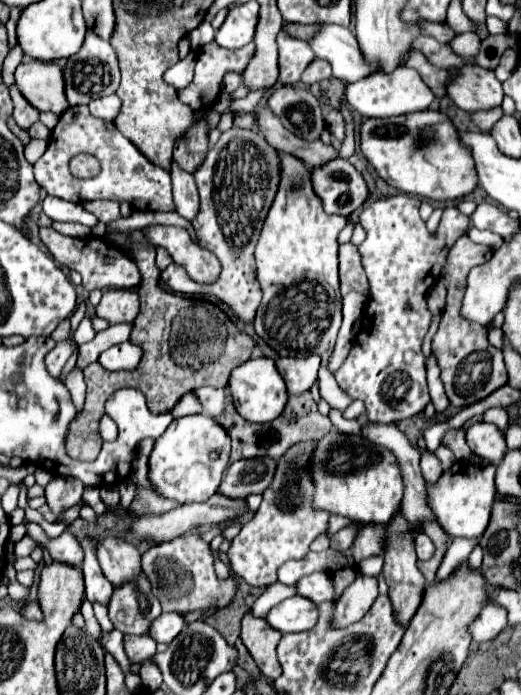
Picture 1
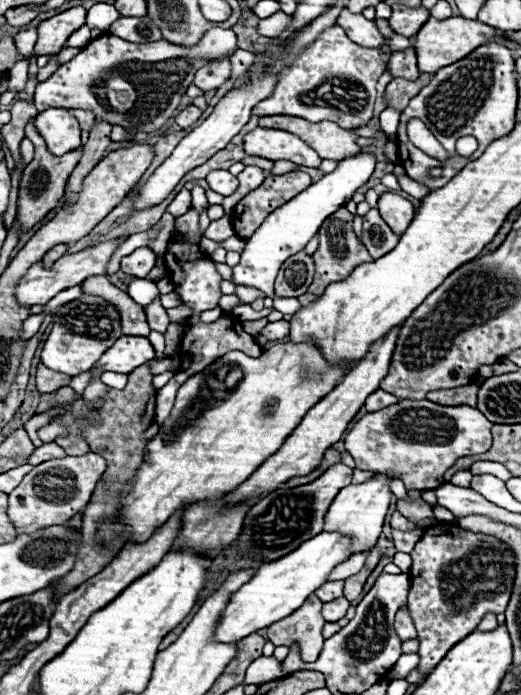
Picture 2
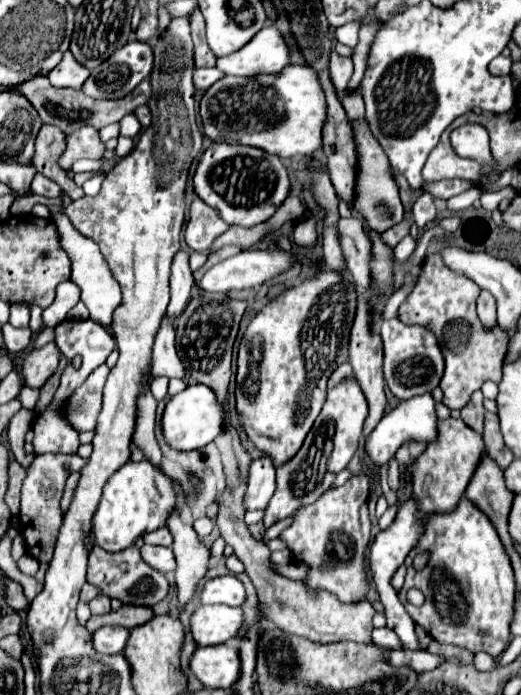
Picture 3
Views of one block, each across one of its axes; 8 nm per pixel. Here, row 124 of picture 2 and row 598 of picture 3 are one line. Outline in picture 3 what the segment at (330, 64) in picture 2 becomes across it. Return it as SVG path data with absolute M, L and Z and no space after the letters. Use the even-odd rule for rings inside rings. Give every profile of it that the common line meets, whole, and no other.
M352 476L344 486L328 490L320 500L302 508L294 524L280 534L294 558L310 566L310 574L304 582L312 590L330 590L342 602L366 600L368 582L364 574L364 554L370 538L368 496L368 476Z

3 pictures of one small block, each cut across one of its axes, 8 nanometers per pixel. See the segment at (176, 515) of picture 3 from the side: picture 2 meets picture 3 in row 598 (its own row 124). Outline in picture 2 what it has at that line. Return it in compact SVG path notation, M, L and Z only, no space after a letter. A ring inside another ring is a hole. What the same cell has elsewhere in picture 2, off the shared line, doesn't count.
M186 106L178 116L176 116L176 124L180 128L188 128L190 124L194 124L198 118L202 116L202 110L198 106Z

